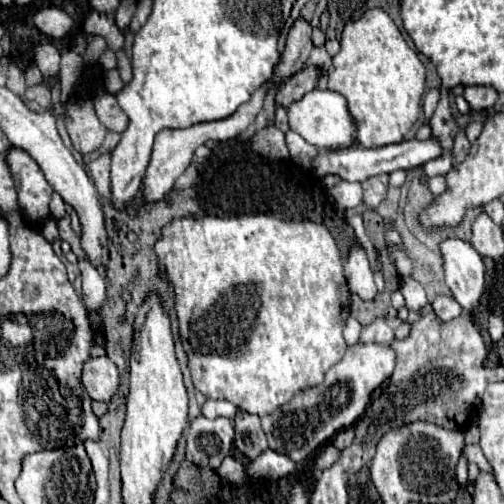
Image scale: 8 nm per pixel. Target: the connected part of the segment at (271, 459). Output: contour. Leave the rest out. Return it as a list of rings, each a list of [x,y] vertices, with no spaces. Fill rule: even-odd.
[[[265,450],[259,458],[255,458],[251,464],[249,464],[249,476],[255,478],[255,480],[281,480],[281,478],[287,478],[295,472],[297,464],[287,458],[285,454],[277,454],[275,450]]]

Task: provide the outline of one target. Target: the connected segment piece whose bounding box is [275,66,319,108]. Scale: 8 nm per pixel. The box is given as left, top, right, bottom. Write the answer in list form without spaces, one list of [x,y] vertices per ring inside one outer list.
[[[309,66],[309,68],[299,70],[297,74],[293,74],[289,80],[285,80],[279,86],[279,92],[275,94],[275,104],[289,108],[293,102],[301,100],[307,92],[311,92],[317,86],[317,80],[319,80],[317,68]]]

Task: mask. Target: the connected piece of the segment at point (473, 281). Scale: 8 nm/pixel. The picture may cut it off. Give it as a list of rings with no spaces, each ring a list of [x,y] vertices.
[[[445,238],[439,244],[439,250],[445,268],[445,284],[453,298],[471,312],[483,294],[483,258],[467,240],[461,238]]]

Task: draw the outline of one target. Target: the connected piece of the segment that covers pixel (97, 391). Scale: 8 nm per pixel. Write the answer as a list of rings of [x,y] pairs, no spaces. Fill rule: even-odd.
[[[107,356],[89,358],[83,366],[81,382],[91,400],[107,402],[107,398],[111,398],[119,388],[119,372]]]

